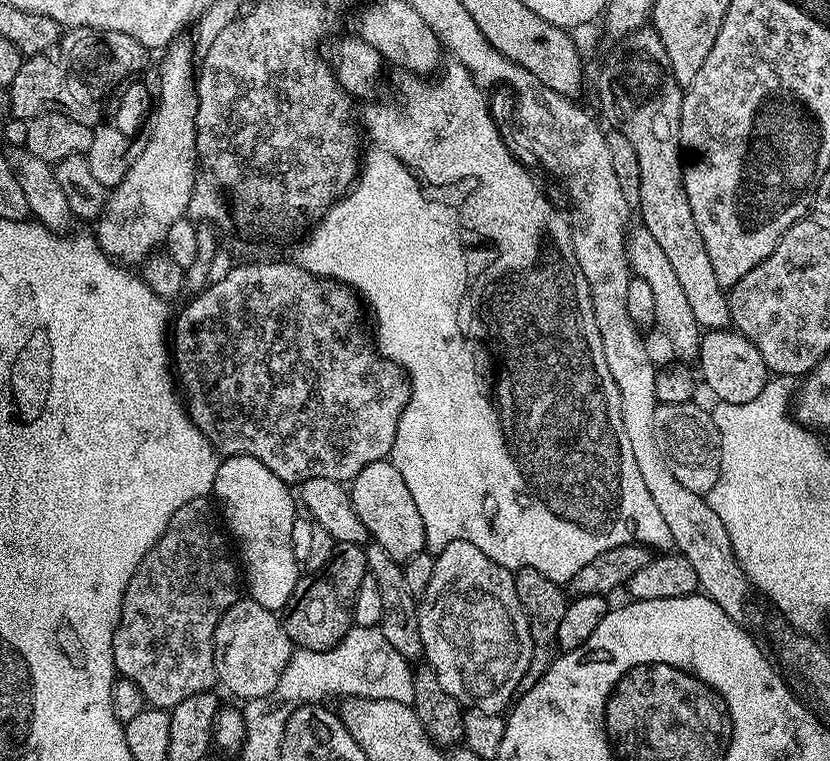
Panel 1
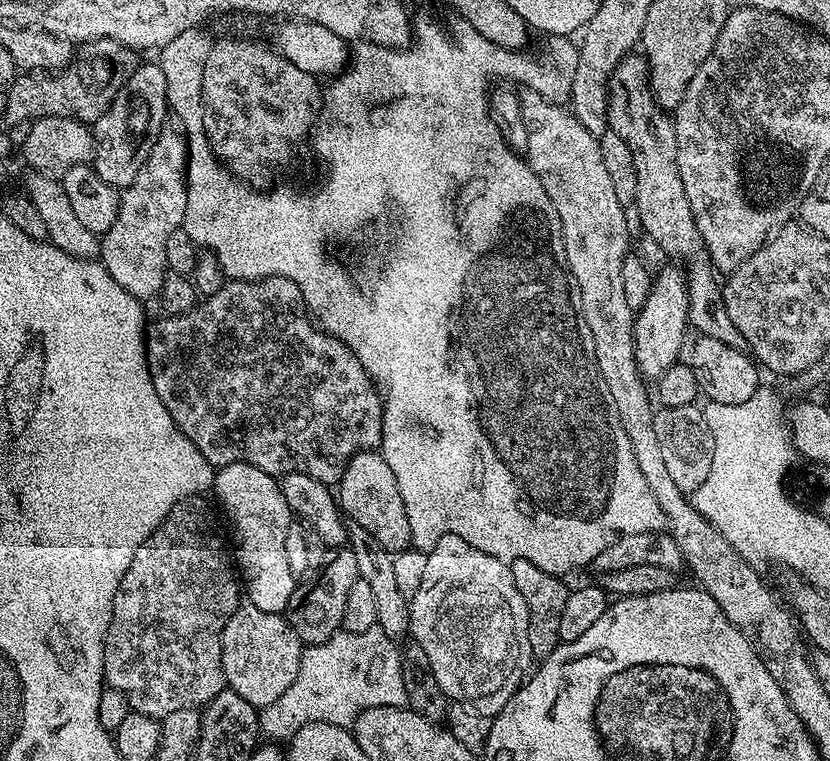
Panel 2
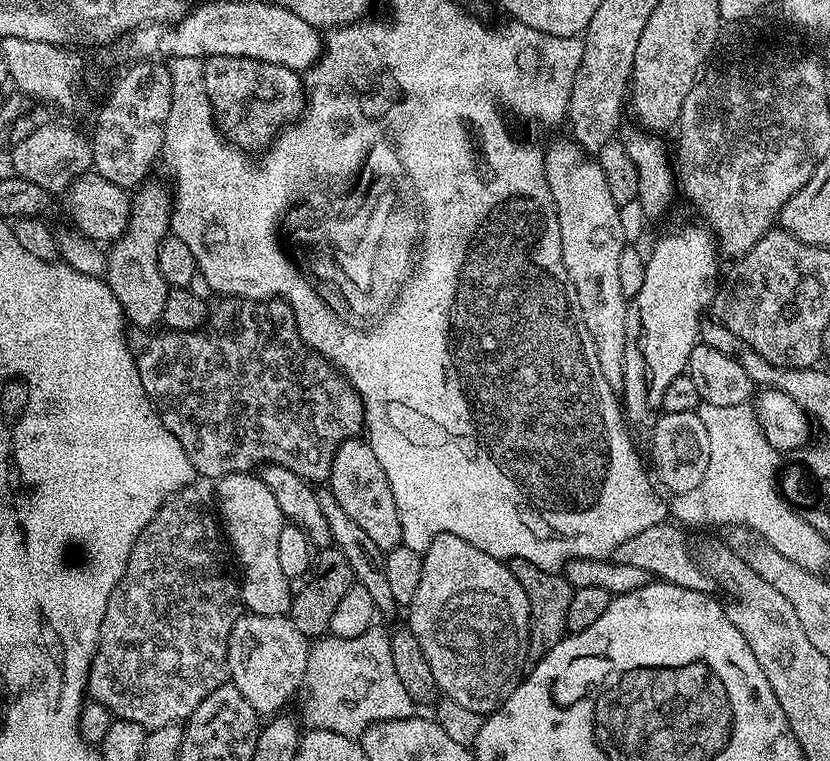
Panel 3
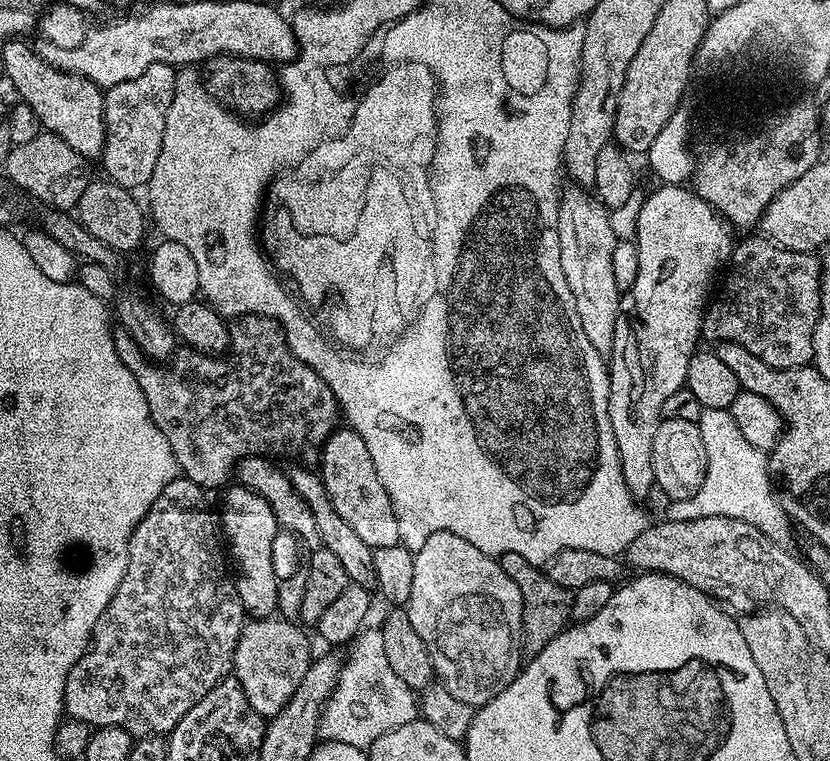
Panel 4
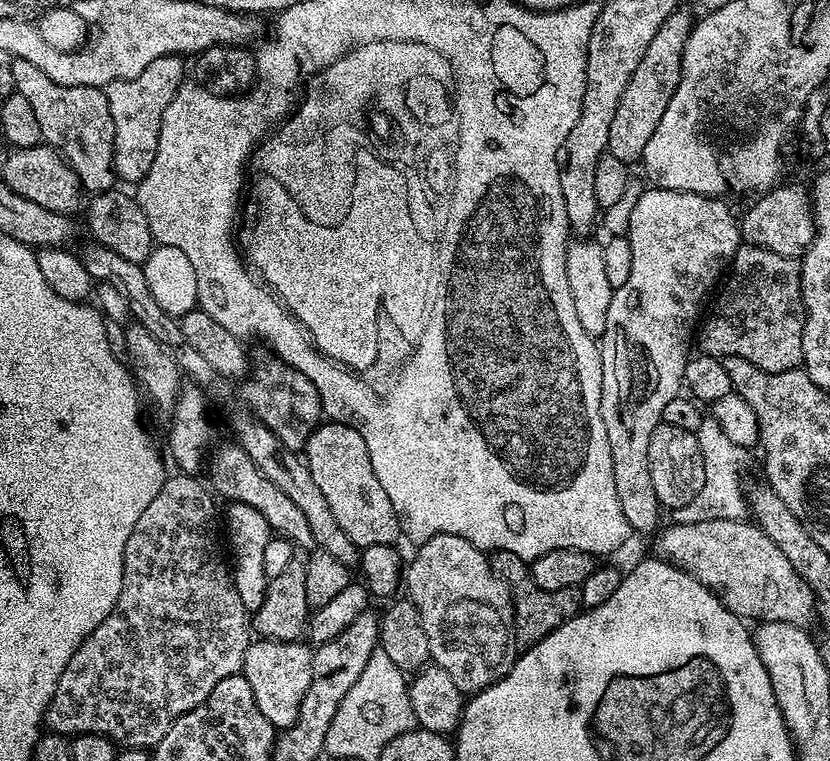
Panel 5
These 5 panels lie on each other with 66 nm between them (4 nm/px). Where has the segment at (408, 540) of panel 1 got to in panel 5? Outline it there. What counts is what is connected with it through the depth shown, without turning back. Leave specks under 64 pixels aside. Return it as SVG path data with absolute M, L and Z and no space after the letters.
M324 422L312 431L310 438L304 443L302 455L310 470L310 475L314 477L314 483L318 485L318 490L322 490L322 494L326 498L326 502L330 505L330 514L334 514L334 522L338 522L338 526L342 526L342 530L346 530L346 535L350 537L350 542L354 542L359 549L368 546L378 546L379 544L395 545L401 539L402 529L400 519L396 517L394 506L390 506L390 498L386 498L386 490L382 490L382 482L378 482L378 474L374 474L374 466L370 466L370 450L366 450L366 441L363 440L362 434L358 434L358 430L354 430L345 424L337 424L335 422Z

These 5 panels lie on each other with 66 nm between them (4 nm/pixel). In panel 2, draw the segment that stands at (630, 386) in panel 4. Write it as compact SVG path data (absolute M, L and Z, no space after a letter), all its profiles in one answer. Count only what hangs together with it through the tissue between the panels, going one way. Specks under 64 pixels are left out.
M664 268L655 273L650 294L634 316L632 333L636 343L636 367L644 378L658 378L670 365L677 363L684 348L684 335L690 332L688 281L685 273L676 268Z

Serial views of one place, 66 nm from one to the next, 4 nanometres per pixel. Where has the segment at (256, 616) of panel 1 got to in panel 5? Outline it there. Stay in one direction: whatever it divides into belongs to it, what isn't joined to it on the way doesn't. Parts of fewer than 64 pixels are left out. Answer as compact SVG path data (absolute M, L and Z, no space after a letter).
M262 638L248 645L242 675L250 683L259 710L278 730L288 728L297 718L302 698L313 680L312 654L313 649L300 640L279 642Z

